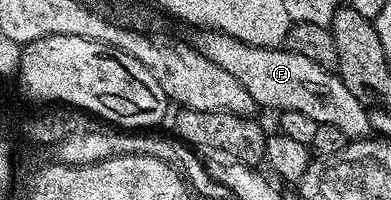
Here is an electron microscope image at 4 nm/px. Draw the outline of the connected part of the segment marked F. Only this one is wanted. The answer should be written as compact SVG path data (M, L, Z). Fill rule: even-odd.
M207 32L202 36L201 53L239 80L252 96L256 107L268 106L272 112L302 112L321 126L341 128L341 132L349 140L366 138L372 133L368 107L363 106L361 100L357 100L357 96L349 92L349 88L345 88L338 73L321 68L321 64L313 64L313 60L286 48L250 46L233 36L214 32Z

